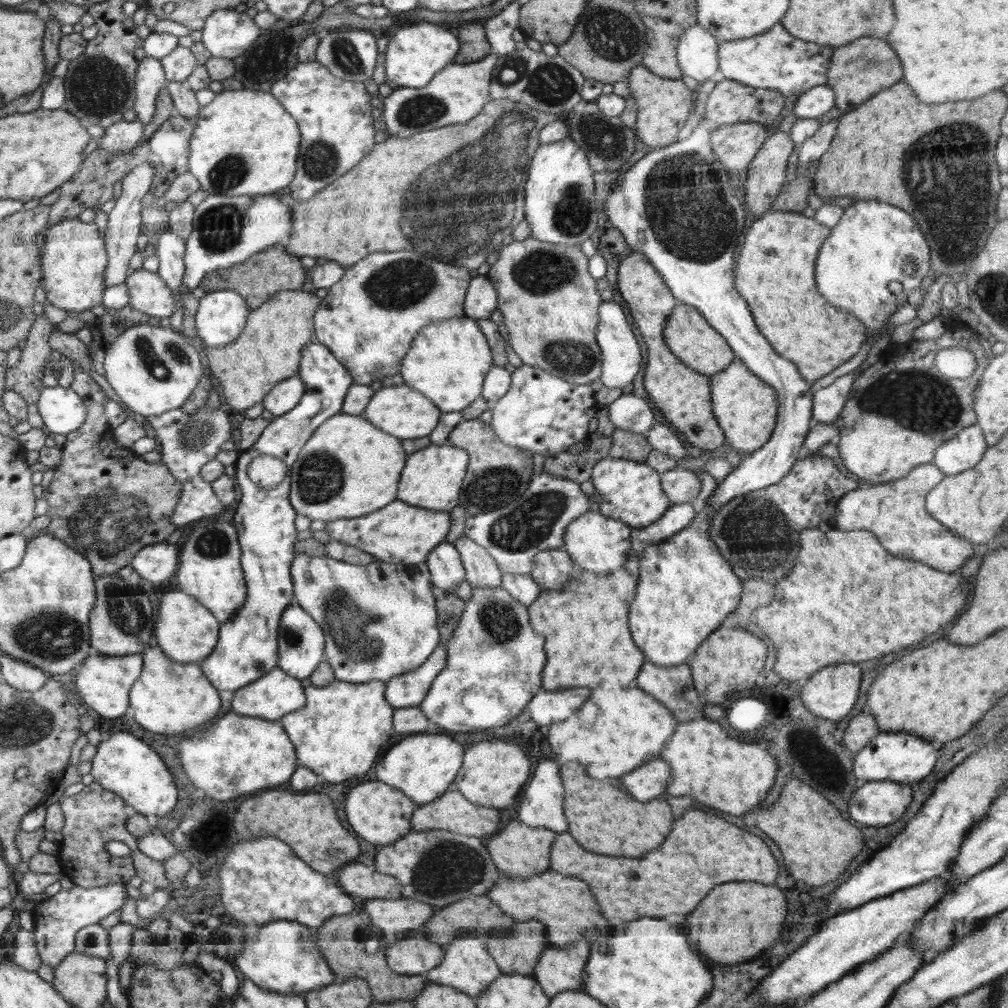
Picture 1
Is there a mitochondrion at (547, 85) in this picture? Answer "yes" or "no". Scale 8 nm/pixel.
yes

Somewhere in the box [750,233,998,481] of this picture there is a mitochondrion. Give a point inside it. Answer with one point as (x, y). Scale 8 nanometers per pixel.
(900, 395)

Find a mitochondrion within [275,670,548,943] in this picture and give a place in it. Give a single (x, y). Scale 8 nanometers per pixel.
(447, 868)

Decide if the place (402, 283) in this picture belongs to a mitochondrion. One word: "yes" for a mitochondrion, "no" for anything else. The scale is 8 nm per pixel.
yes

